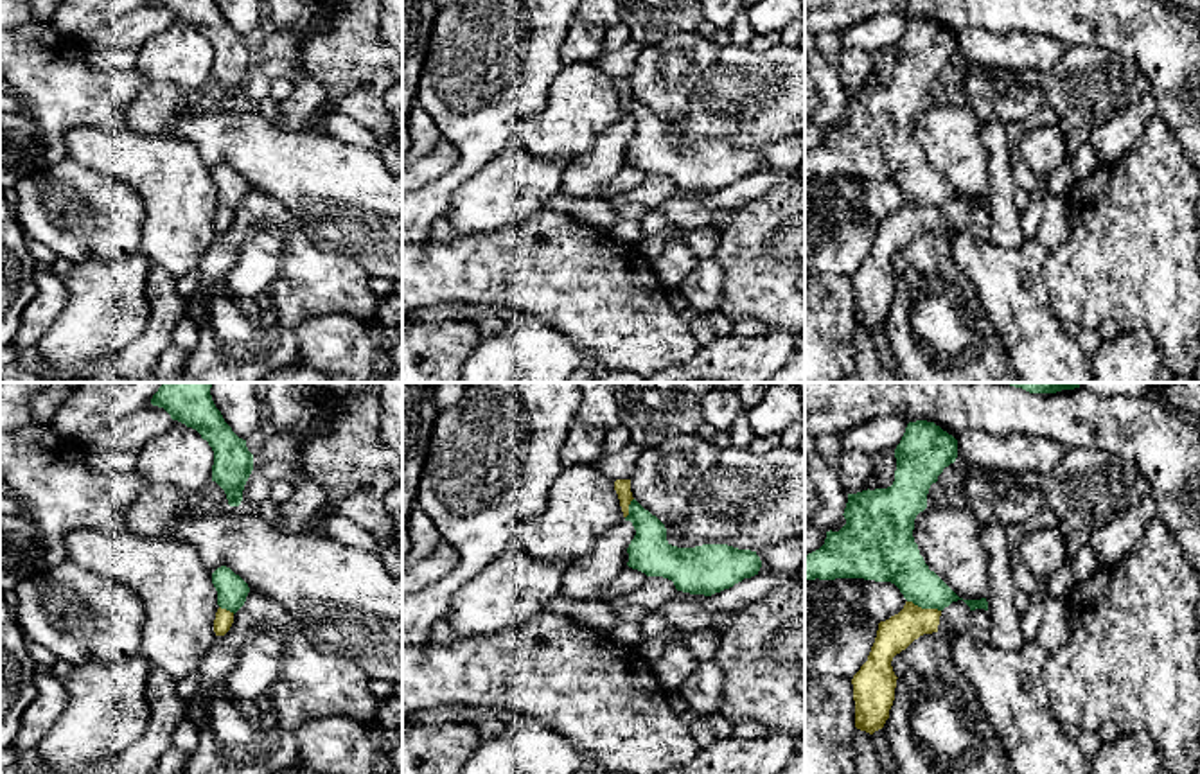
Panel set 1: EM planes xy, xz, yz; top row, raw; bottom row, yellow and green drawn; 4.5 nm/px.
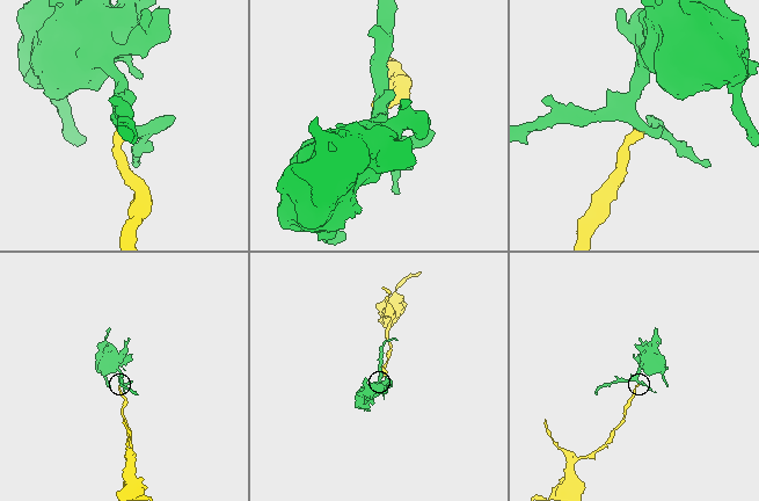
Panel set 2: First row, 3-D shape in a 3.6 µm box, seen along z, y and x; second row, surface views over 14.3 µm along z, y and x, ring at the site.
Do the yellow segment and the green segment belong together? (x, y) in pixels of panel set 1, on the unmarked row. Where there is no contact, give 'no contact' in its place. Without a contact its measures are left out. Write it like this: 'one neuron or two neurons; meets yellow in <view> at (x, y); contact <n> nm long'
two neurons; meets yellow in yz at (924, 207); contact 160 nm long

